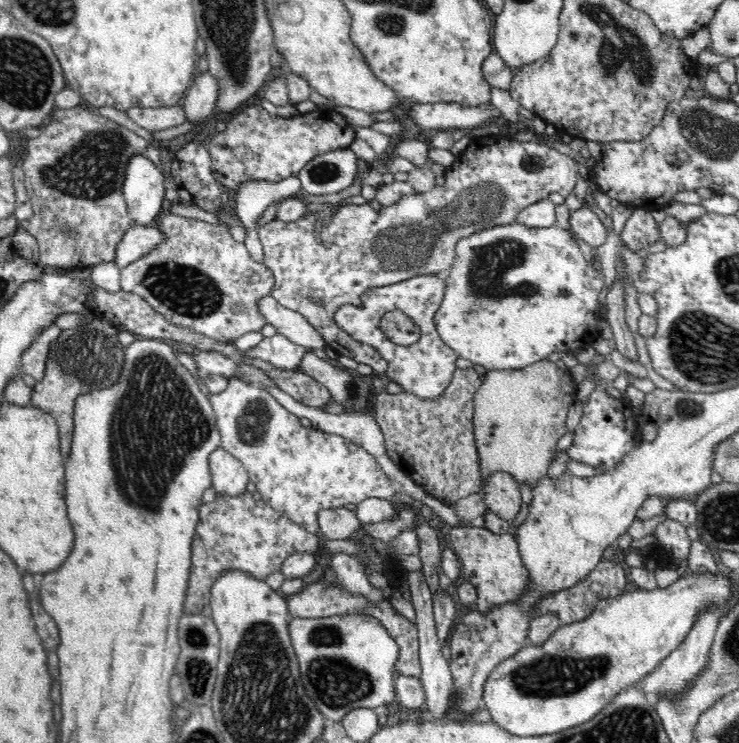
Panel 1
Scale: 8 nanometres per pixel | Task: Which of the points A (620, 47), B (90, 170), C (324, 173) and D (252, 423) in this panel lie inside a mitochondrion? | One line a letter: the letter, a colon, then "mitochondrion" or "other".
A: mitochondrion
B: mitochondrion
C: mitochondrion
D: mitochondrion

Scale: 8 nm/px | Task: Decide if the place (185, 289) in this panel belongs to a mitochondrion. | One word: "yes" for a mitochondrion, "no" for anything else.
yes

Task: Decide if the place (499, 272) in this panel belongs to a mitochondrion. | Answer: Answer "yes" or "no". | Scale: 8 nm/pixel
yes

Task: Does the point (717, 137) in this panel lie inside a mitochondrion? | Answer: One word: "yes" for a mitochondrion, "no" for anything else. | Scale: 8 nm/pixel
yes

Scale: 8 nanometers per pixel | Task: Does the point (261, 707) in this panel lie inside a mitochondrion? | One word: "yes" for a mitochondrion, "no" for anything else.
yes

